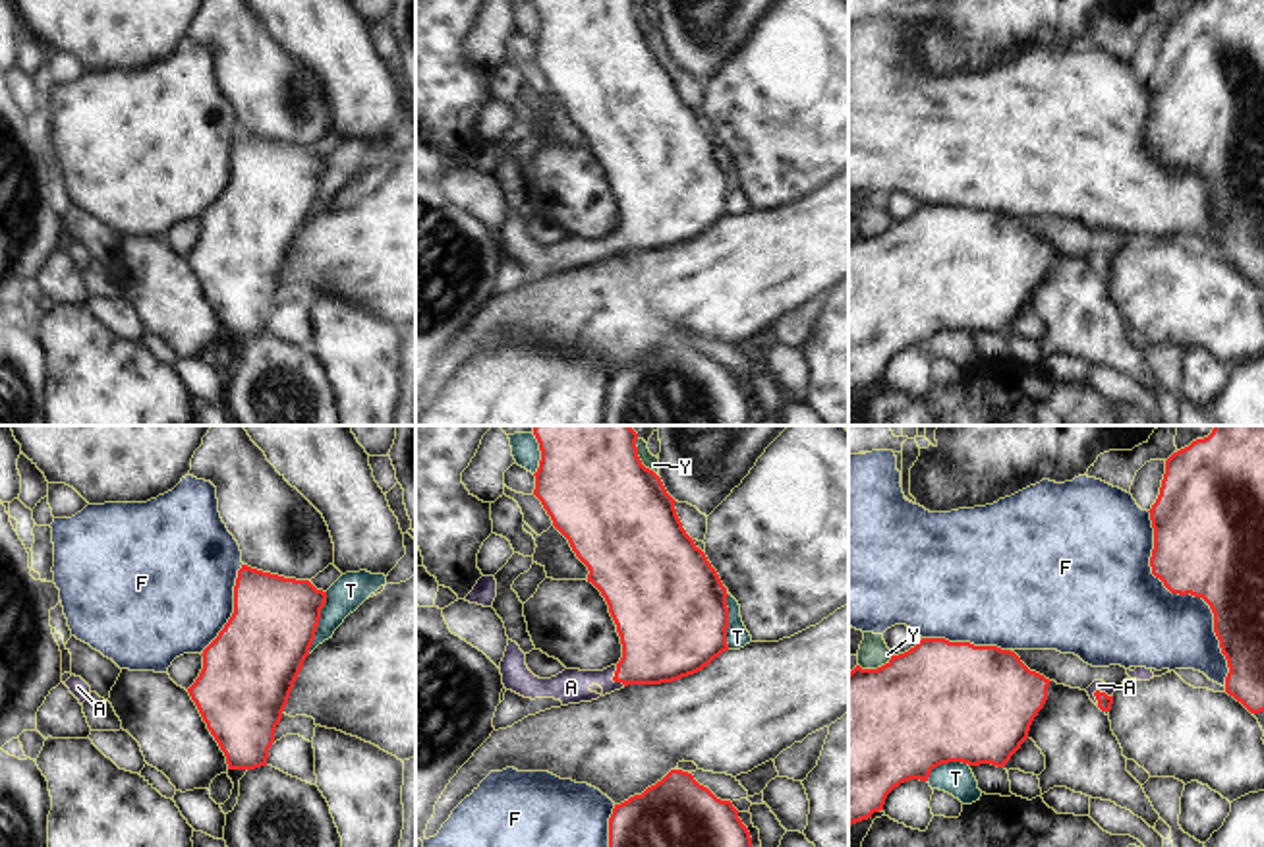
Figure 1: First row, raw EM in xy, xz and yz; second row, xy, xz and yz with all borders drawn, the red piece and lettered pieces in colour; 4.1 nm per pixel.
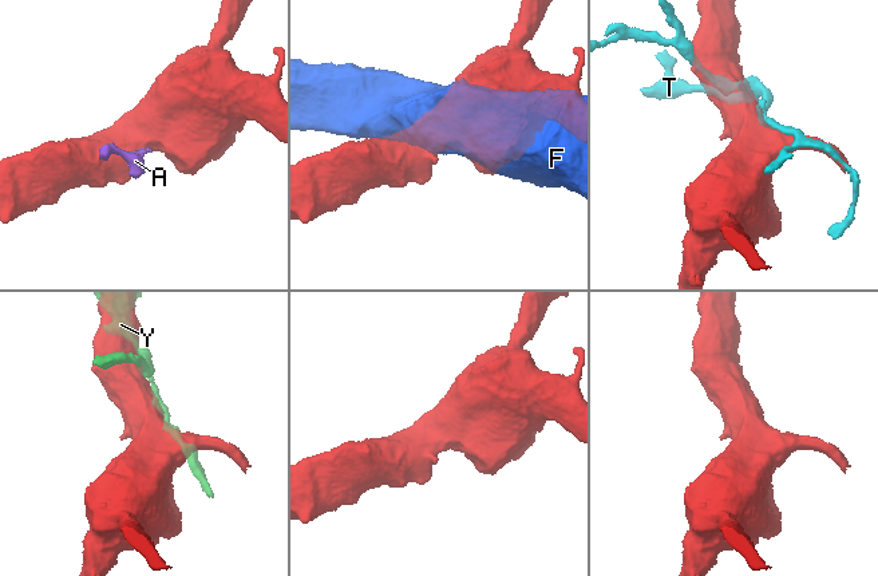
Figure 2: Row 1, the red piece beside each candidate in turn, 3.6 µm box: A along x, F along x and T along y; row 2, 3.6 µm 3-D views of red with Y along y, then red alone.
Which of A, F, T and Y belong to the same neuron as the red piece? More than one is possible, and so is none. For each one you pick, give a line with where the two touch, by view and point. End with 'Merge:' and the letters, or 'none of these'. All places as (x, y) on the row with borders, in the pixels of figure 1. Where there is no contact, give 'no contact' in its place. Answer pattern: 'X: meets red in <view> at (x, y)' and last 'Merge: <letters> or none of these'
A: meets red in yz at (1102, 693)
Merge: A

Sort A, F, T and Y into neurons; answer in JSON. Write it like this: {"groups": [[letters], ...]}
{"groups": [["A"], ["F"], ["T"], ["Y"]]}

